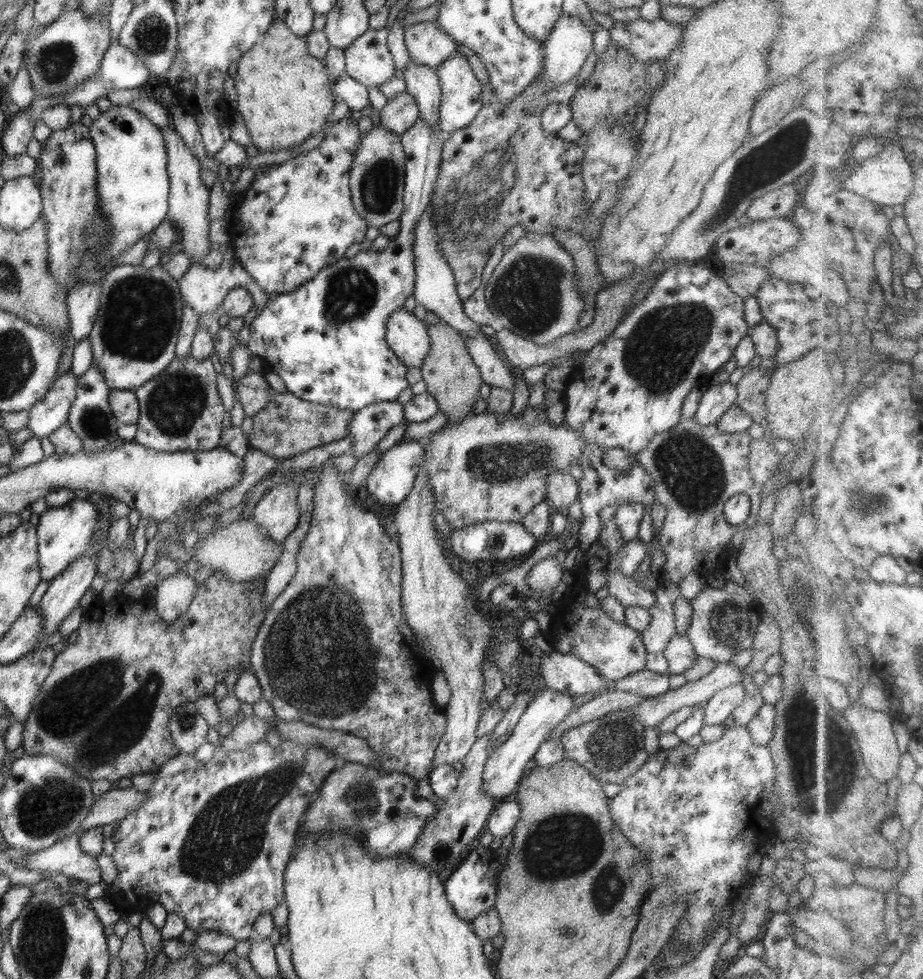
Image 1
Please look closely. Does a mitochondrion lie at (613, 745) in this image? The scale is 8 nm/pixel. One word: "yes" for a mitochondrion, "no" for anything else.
yes

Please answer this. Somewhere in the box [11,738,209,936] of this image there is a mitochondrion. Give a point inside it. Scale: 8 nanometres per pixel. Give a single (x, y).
(49, 806)

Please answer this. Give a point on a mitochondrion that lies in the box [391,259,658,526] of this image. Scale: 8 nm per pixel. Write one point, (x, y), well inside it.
(492, 463)

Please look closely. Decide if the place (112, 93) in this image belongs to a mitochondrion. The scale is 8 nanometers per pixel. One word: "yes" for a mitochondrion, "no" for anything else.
no

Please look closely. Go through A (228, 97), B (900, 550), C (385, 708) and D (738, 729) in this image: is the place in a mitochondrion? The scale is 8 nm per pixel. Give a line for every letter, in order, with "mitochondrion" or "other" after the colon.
A: other
B: other
C: other
D: other

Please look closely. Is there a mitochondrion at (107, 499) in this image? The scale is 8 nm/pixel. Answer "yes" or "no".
no

